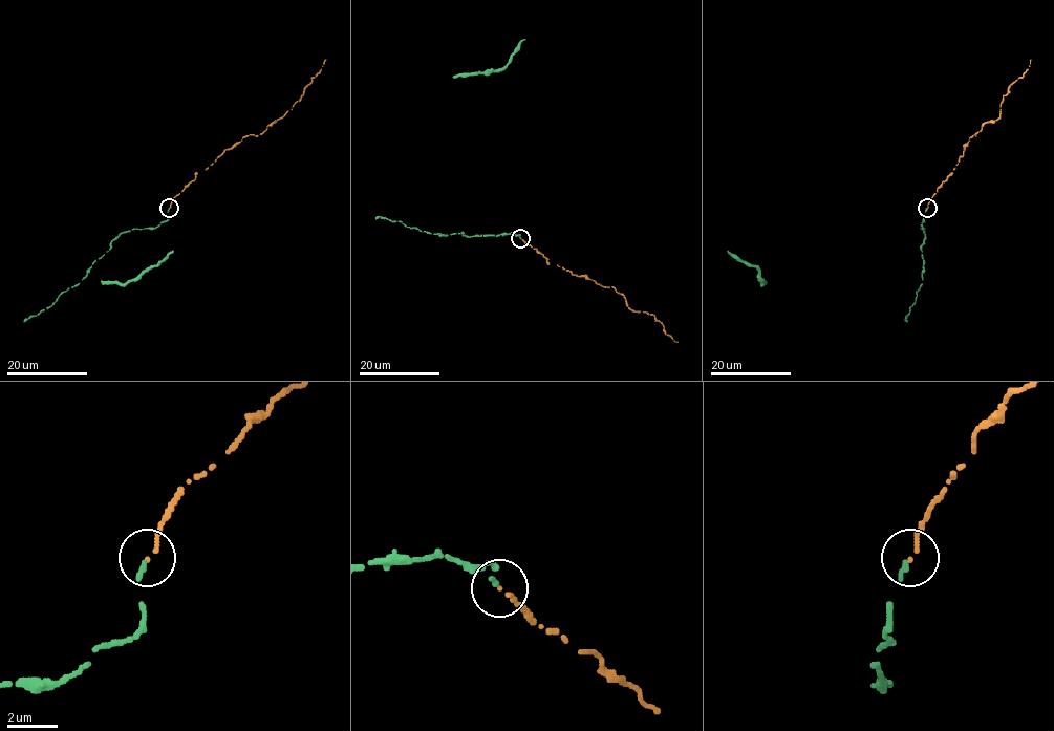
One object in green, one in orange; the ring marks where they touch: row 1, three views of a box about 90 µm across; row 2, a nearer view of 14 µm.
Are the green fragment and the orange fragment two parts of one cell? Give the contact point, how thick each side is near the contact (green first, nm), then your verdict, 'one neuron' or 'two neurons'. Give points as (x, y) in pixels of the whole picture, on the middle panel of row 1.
place (520, 238); calibres 200 and 140 nm; one neuron

